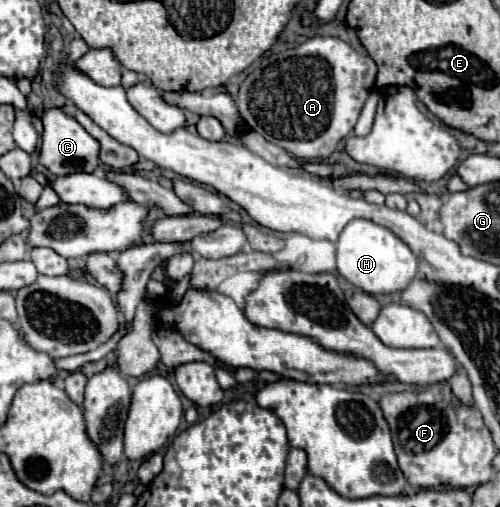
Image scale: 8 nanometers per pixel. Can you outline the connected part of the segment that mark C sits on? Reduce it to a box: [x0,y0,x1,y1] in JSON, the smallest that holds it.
[38,107,100,175]

